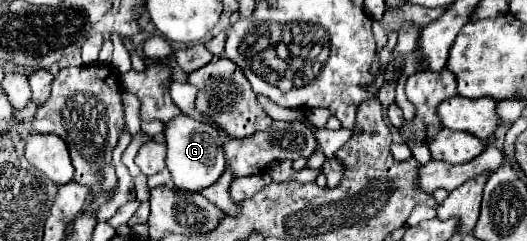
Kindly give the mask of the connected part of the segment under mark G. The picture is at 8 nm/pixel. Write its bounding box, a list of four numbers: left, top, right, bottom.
[164,115,224,191]

